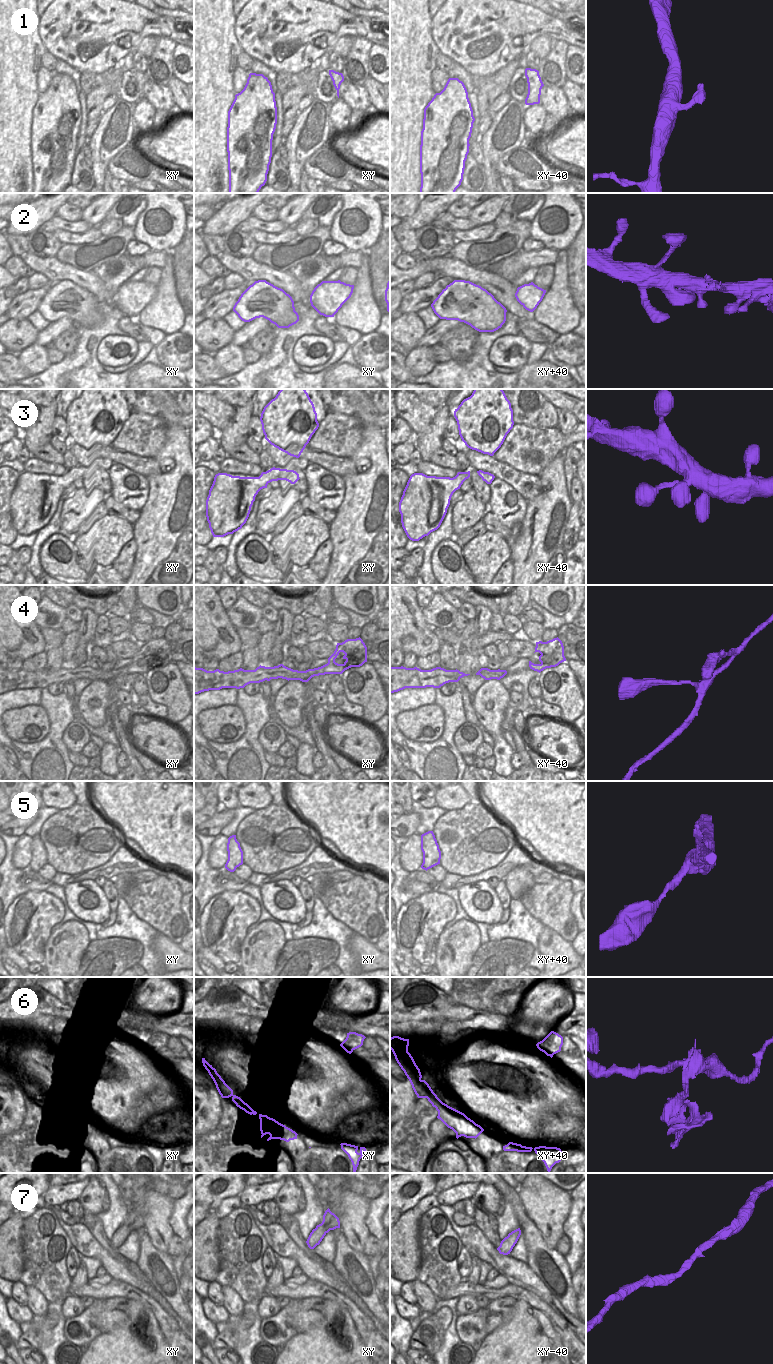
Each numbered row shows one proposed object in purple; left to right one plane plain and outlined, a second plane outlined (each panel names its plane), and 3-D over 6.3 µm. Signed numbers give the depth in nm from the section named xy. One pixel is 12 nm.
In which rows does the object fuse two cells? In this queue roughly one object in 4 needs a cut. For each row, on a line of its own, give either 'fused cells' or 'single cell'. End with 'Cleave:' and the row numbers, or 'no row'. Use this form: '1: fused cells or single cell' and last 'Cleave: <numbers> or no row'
1: single cell
2: single cell
3: single cell
4: single cell
5: single cell
6: fused cells
7: single cell
Cleave: 6

